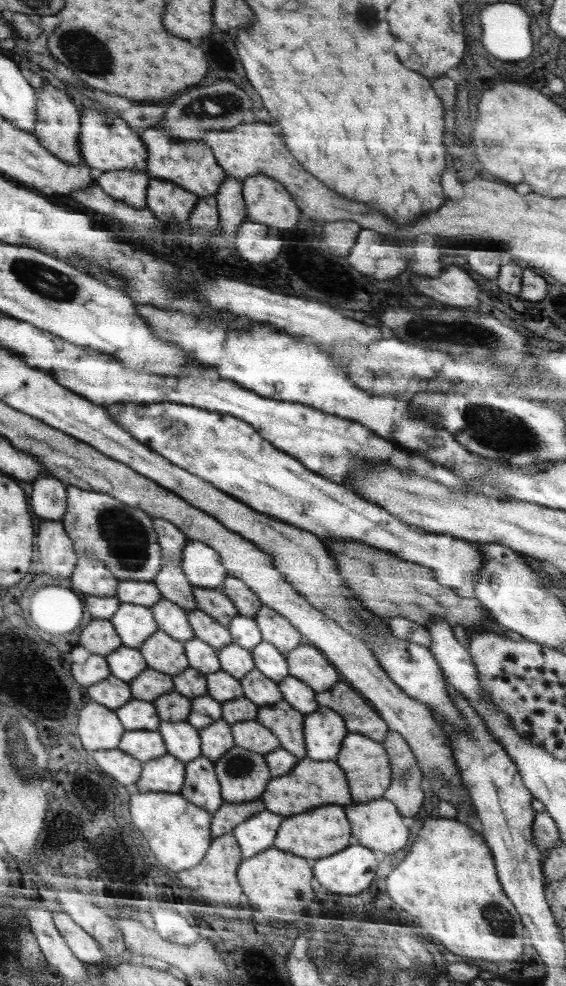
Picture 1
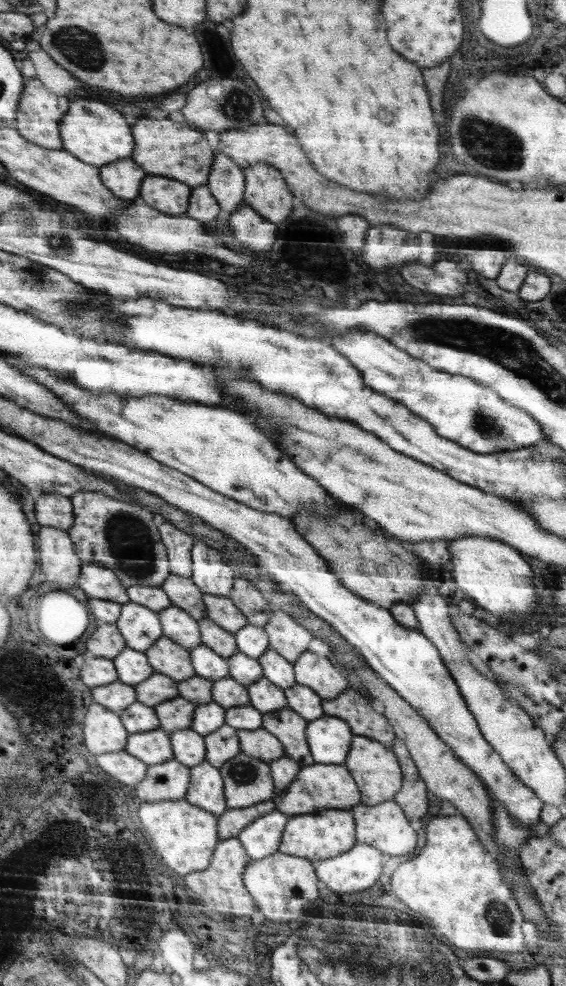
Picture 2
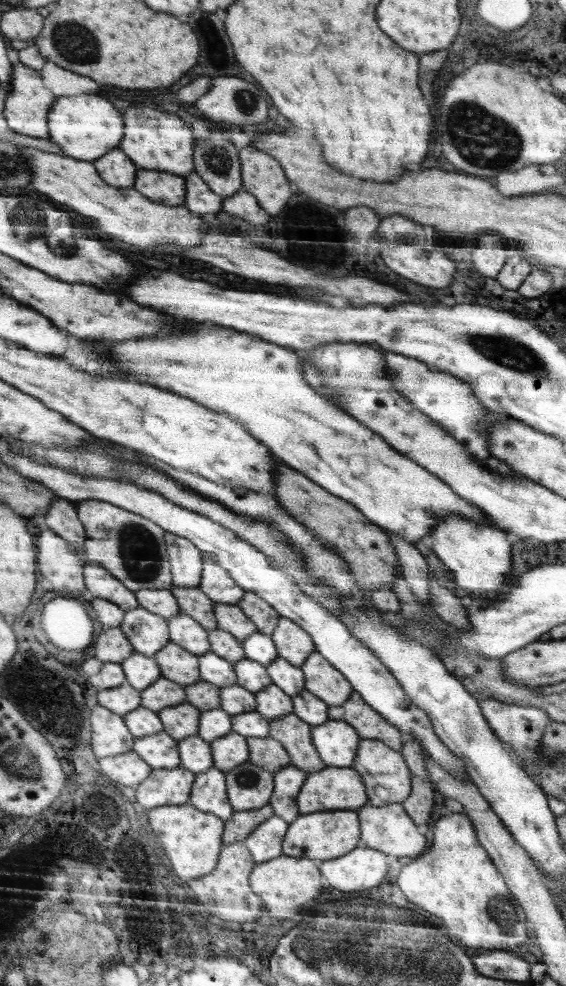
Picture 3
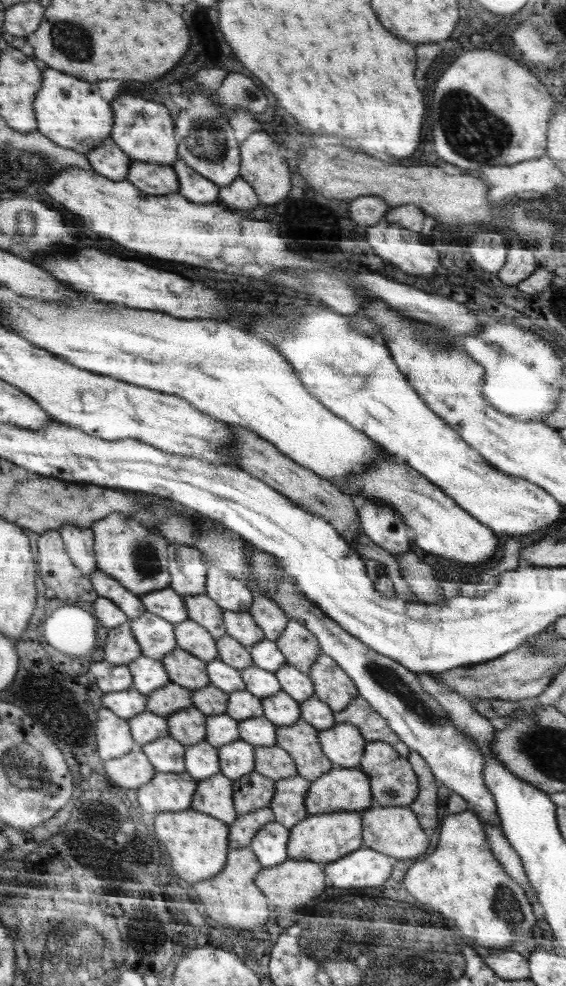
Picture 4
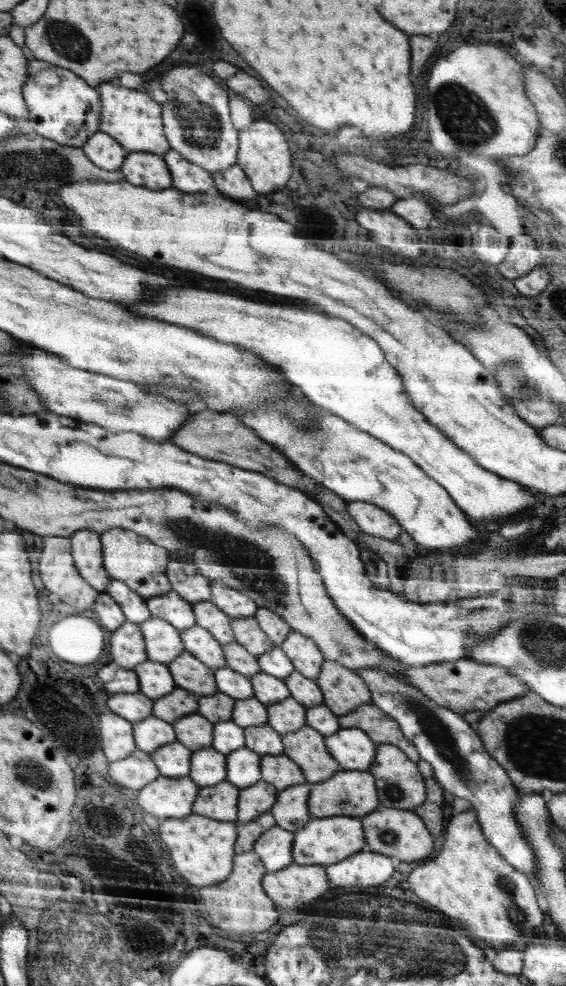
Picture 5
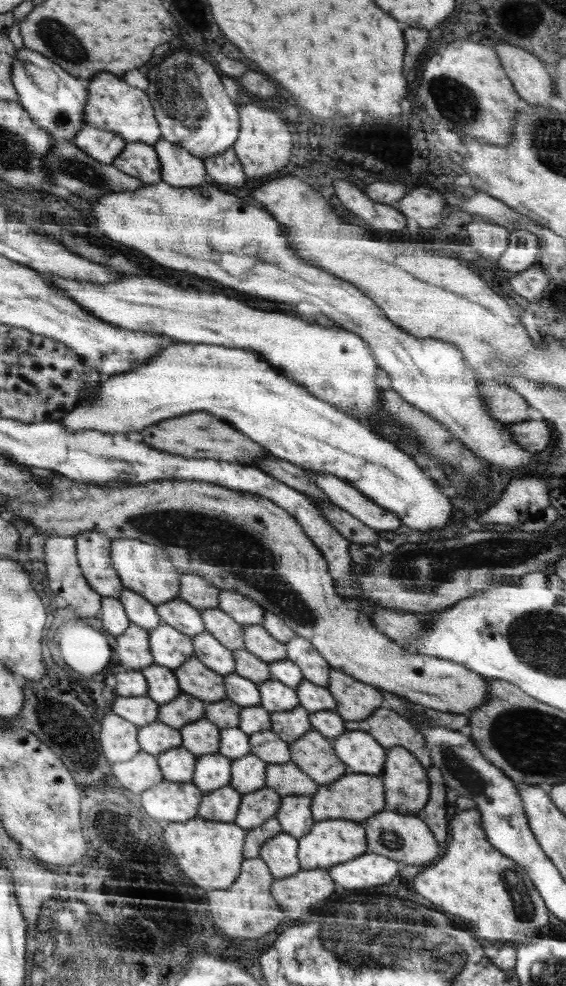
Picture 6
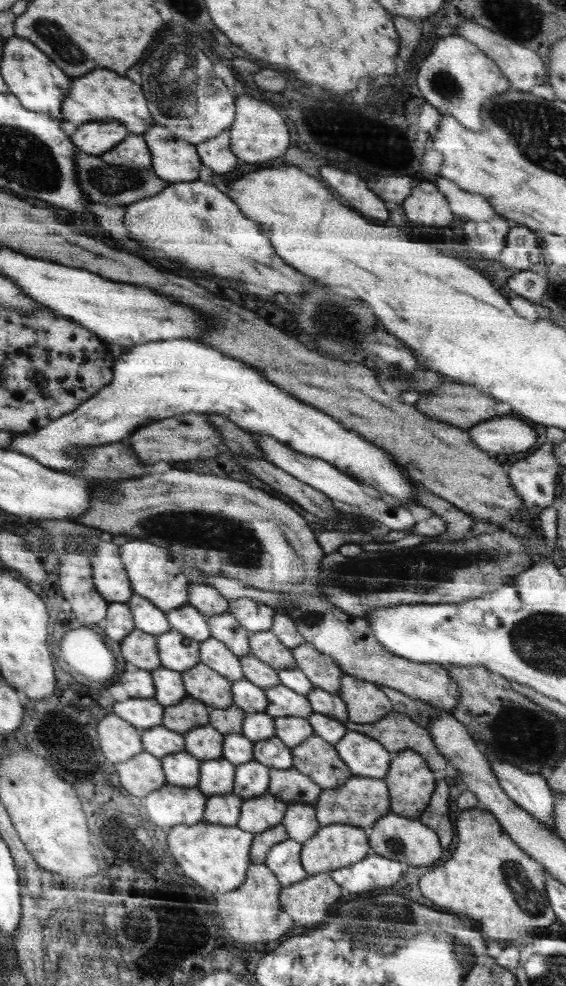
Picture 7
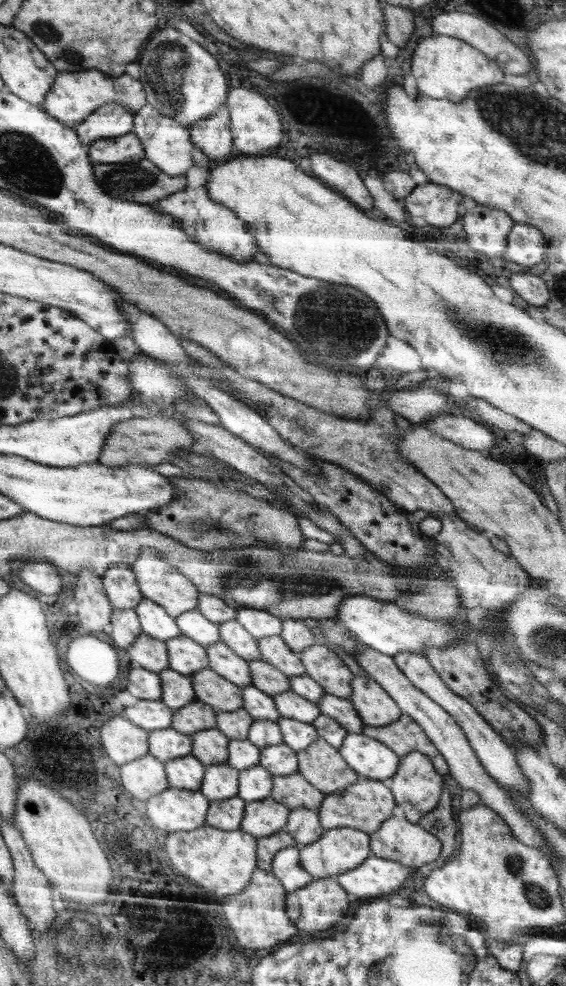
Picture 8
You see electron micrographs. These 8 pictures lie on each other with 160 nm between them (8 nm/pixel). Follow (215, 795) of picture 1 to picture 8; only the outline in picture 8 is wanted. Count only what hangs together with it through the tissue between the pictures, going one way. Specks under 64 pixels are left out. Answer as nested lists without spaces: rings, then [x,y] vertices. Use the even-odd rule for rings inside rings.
[[[238,796],[224,800],[212,800],[205,824],[222,830],[238,830],[245,816],[245,799]]]

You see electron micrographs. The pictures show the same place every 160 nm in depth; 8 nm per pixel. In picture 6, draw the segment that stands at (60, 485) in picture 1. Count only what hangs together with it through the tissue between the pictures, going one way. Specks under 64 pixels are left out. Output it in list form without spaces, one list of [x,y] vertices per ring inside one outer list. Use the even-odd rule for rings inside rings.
[[[95,530],[78,533],[74,537],[77,541],[78,563],[93,590],[101,597],[120,598],[124,584],[113,568],[113,539]]]

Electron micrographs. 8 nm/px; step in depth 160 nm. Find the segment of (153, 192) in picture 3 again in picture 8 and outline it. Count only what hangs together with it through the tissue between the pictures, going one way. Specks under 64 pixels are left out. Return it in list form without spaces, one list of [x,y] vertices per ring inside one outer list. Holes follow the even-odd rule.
[[[133,132],[124,137],[101,138],[89,146],[93,164],[140,162],[142,158],[145,158],[144,144]]]

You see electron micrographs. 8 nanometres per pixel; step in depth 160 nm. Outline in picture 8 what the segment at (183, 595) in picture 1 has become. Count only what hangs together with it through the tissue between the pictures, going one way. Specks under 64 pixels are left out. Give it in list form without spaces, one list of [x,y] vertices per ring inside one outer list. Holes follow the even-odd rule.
[[[236,620],[218,625],[221,641],[247,661],[261,658],[257,639],[248,633]]]

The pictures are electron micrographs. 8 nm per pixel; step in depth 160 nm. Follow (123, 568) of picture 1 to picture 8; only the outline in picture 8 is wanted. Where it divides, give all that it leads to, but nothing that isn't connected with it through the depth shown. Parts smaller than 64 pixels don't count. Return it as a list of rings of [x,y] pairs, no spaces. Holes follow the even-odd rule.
[[[145,547],[141,551],[141,554],[138,555],[137,562],[134,562],[132,570],[137,577],[137,584],[141,590],[141,594],[145,598],[153,600],[160,606],[165,607],[174,619],[177,620],[178,616],[184,614],[184,612],[197,608],[199,592],[197,588],[194,588],[194,584],[190,582],[189,578],[181,574],[173,564],[162,559],[162,556],[158,554],[157,550]]]

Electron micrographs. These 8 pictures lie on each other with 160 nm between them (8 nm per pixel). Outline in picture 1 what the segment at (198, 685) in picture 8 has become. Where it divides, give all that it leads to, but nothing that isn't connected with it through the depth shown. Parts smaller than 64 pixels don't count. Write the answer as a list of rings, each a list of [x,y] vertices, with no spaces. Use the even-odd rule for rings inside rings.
[[[161,629],[138,649],[148,667],[164,674],[176,676],[190,667],[184,643]]]

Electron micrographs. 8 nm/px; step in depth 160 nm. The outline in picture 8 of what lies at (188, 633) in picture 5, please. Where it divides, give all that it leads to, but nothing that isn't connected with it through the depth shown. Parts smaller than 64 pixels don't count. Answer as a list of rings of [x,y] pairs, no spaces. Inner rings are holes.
[[[221,640],[207,646],[209,667],[241,688],[253,684],[249,661]]]

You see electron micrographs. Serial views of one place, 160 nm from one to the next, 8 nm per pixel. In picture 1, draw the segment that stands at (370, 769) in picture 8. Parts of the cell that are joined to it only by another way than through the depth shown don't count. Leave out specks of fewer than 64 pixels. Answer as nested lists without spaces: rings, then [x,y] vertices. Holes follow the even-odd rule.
[[[320,705],[312,714],[305,715],[304,729],[310,760],[337,760],[349,733],[345,719],[337,711]]]

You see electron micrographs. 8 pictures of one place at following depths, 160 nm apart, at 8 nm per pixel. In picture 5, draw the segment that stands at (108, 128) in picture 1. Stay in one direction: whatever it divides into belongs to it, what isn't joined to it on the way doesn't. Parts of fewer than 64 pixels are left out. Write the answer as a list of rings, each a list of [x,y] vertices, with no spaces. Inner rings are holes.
[[[35,58],[29,60],[28,65],[30,80],[24,88],[25,102],[29,108],[25,123],[27,130],[64,146],[81,148],[100,130],[103,104],[98,90],[88,86],[74,72],[62,70],[52,63]]]

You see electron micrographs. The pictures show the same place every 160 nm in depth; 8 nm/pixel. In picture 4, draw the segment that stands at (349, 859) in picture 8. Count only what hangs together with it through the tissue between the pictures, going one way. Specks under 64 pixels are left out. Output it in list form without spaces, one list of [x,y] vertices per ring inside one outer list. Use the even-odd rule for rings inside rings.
[[[338,811],[322,816],[308,815],[304,821],[293,827],[294,834],[289,834],[290,859],[326,864],[354,853],[360,846],[364,846],[362,824],[357,811]]]

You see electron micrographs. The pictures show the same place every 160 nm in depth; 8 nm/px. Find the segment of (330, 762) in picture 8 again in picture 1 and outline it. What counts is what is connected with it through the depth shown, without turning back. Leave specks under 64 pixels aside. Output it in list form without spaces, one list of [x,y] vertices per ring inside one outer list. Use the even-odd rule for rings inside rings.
[[[284,700],[274,705],[260,706],[256,720],[281,739],[281,748],[293,752],[297,757],[305,759],[308,747],[305,745],[305,714]]]

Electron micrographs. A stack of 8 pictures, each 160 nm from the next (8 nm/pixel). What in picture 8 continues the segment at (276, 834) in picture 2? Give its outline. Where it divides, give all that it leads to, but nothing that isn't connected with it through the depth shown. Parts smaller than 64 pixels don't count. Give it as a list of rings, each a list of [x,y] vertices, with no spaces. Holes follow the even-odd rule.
[[[290,846],[276,853],[271,873],[277,875],[290,892],[309,885],[314,879],[314,876],[301,865],[299,846]]]

